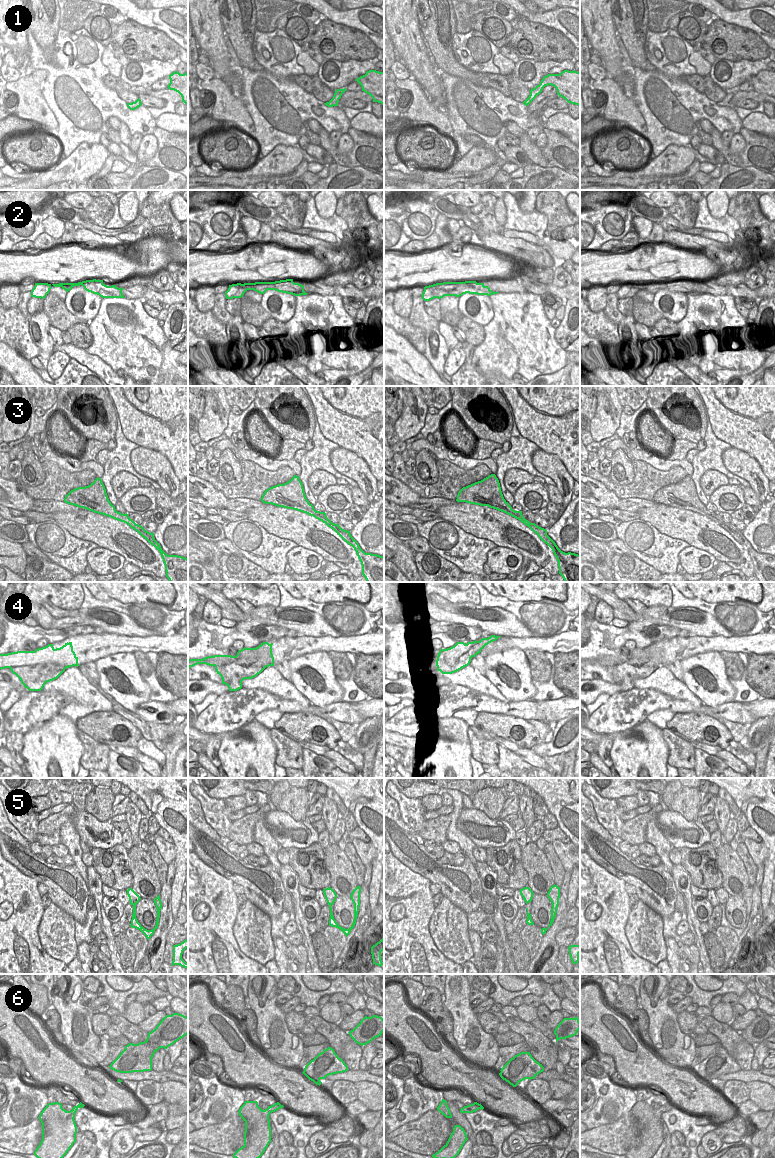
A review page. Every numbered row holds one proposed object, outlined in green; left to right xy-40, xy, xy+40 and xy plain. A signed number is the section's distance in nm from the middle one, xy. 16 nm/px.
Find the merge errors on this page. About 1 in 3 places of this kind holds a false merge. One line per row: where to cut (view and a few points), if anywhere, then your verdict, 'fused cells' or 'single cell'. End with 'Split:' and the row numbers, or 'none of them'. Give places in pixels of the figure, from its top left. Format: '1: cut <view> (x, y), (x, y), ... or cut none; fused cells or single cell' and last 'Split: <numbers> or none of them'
1: cut none; single cell
2: cut xy-40 (50, 284), (41, 291), (38, 297); fused cells
3: cut none; single cell
4: cut xy (268, 643), (262, 646), (252, 661), (215, 667); fused cells
5: cut none; single cell
6: cut none; single cell
Split: 2, 4

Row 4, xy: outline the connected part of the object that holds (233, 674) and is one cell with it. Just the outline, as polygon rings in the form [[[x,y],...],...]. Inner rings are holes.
[[[273,643],[264,644],[253,662],[243,662],[242,665],[231,663],[215,667],[217,674],[222,678],[222,684],[227,685],[229,691],[241,689],[244,679],[252,679],[262,672],[260,665],[272,656],[272,645]]]

